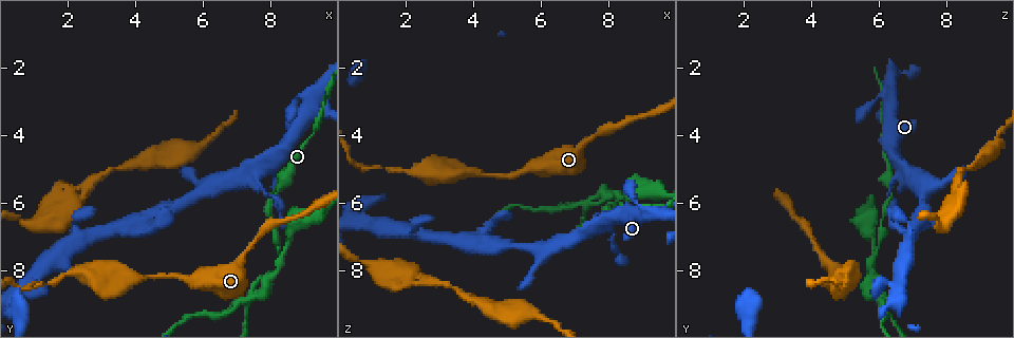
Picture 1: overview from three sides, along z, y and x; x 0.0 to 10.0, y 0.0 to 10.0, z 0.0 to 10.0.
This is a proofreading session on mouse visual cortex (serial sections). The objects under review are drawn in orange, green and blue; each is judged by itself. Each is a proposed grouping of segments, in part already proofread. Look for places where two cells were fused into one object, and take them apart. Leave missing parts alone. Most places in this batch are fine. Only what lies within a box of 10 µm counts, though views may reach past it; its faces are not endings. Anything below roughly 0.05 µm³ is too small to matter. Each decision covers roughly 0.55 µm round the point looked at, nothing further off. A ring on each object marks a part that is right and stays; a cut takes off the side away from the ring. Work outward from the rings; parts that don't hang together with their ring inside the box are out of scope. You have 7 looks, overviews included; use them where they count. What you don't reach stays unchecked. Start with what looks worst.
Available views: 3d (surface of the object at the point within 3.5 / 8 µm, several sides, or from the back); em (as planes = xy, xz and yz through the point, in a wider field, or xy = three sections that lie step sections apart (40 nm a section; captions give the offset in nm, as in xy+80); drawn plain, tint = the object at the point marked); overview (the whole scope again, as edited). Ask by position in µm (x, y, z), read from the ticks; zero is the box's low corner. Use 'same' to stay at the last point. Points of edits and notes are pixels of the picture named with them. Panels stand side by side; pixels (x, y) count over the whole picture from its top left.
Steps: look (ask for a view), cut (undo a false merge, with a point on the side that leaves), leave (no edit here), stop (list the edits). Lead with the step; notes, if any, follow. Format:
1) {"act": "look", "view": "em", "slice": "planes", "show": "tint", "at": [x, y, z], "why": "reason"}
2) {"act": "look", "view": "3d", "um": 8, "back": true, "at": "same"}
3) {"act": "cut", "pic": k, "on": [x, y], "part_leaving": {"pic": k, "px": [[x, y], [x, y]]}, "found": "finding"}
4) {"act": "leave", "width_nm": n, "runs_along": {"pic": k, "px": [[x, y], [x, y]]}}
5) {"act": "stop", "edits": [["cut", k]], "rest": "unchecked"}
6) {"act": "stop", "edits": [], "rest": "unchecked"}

{"act": "look", "view": "3d", "um": 8, "at": [8.25, 7.40, 5.95], "why": "sharp bend"}

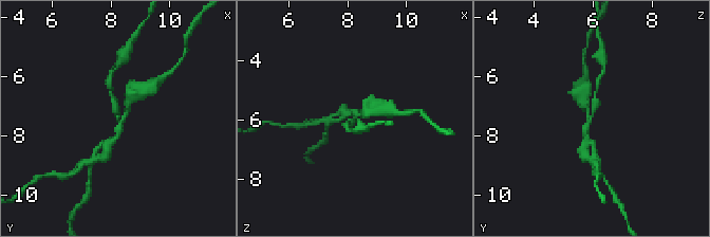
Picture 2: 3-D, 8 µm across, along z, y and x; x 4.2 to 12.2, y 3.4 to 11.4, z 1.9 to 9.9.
{"act": "look", "view": "em", "slice": "xy", "step": 3, "show": "tint", "at": "same", "arms": 3, "arm_widths_nm": [150, 200, 200]}

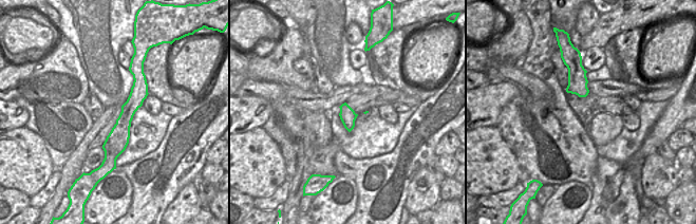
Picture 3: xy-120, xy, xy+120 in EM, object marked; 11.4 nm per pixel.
{"act": "cut", "pic": 2, "on": [585, 101], "part_leaving": {"pic": 2, "px": [[589, 119], [582, 86]]}, "found": "a second cell is stuck on"}

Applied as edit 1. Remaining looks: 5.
{"act": "look", "view": "em", "slice": "xy", "step": 3, "show": "tint", "at": [2.20, 8.05, 5.10], "why": "thick turns thin"}

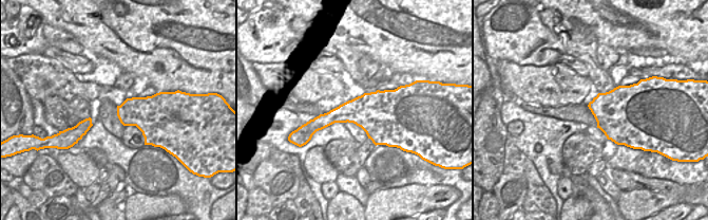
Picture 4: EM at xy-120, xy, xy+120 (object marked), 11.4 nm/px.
{"act": "look", "view": "3d", "um": 3.5, "at": "same"}

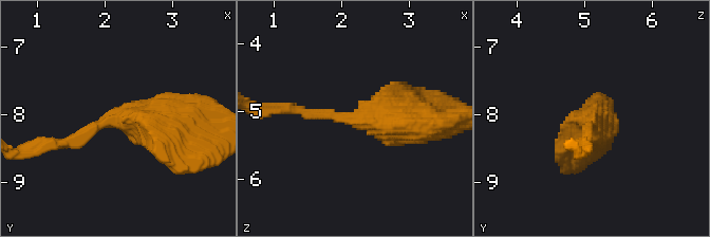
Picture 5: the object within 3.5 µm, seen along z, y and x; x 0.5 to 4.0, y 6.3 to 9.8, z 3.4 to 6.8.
{"act": "leave", "arm_widths_nm": [150, 700], "runs_along": {"pic": 5, "px": [[188, 127], [116, 121], [52, 143]]}, "found": "one cell here"}

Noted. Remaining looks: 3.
{"act": "look", "view": "3d", "um": 3.5, "at": [9.15, 3.00, 6.25], "why": "sudden change in width"}

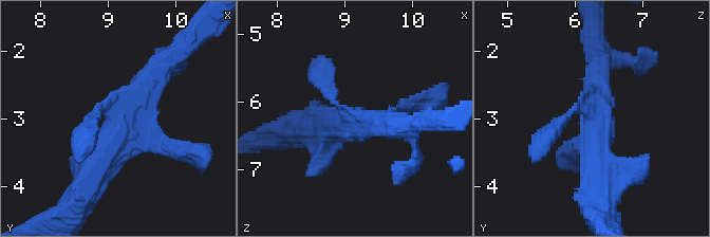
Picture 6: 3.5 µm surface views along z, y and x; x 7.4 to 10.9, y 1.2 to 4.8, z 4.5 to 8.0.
{"act": "look", "view": "em", "slice": "planes", "show": "tint", "at": [9.10, 3.00, 6.30]}

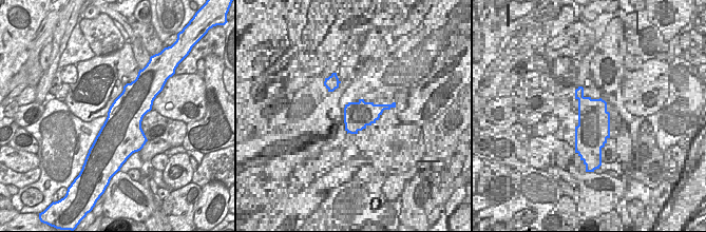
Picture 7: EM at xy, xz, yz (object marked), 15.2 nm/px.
{"act": "leave", "runs_along": {"pic": 6, "px": [[92, 174], [124, 108], [166, 62]]}, "found": "one cell here"}

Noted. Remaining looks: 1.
{"act": "stop", "edits": [["cut", 2]], "rest": "unchecked"}

